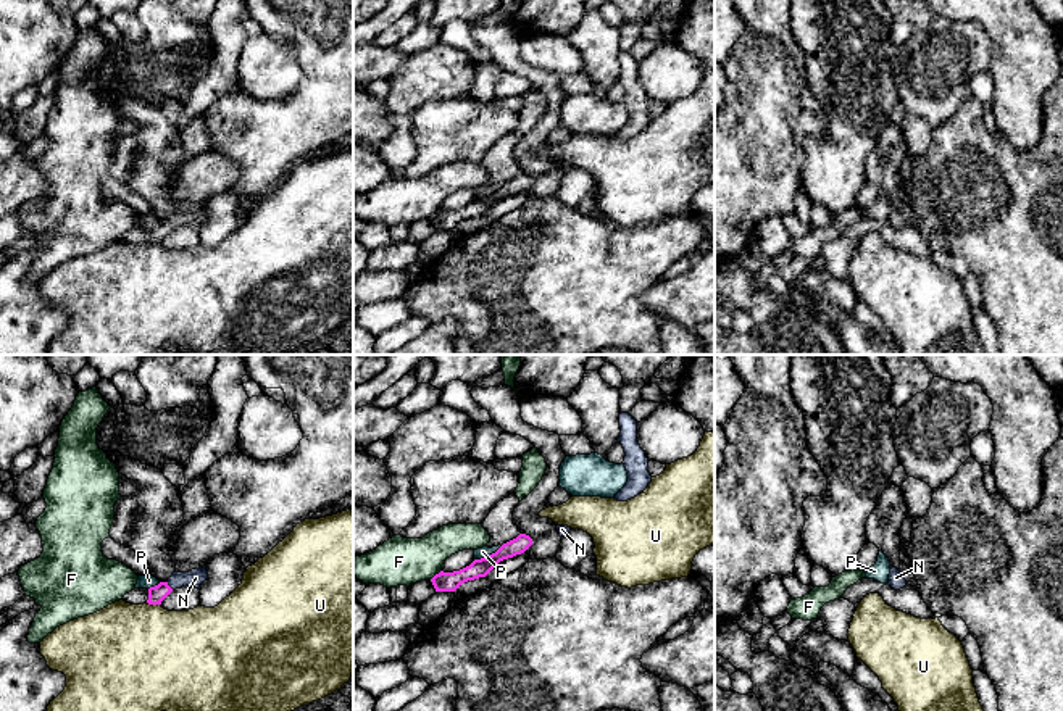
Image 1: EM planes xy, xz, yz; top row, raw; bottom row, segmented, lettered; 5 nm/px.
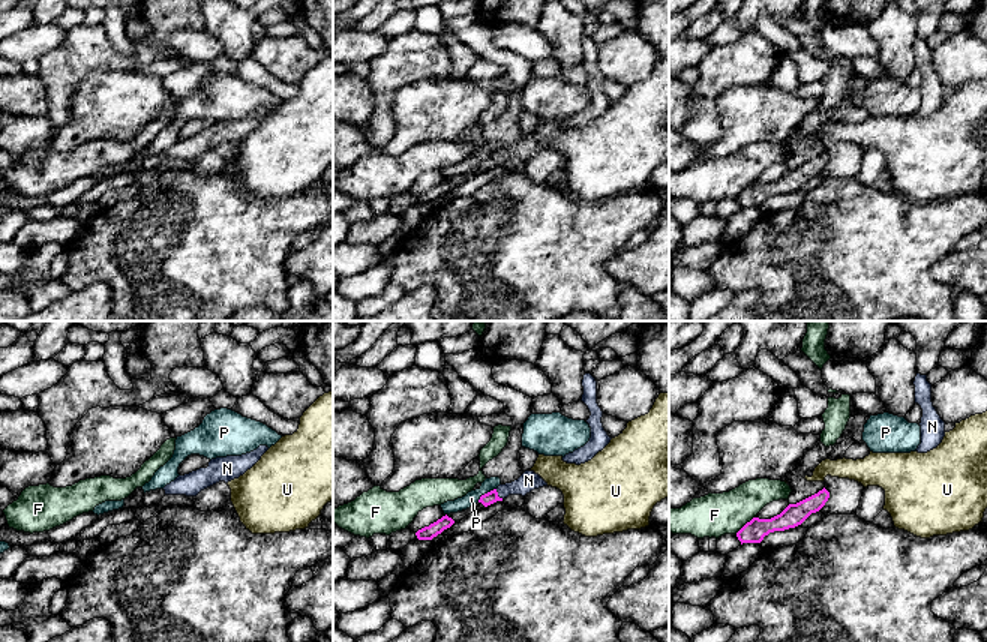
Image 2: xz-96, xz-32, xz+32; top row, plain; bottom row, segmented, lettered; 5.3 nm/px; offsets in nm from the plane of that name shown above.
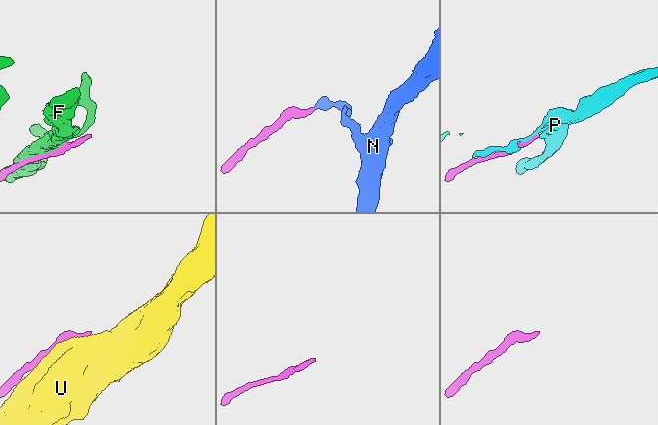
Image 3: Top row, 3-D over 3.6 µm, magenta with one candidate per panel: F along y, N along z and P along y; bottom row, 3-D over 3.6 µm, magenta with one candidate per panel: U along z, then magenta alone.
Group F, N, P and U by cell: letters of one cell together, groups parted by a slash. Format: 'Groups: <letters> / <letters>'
Groups: F / N / P / U

